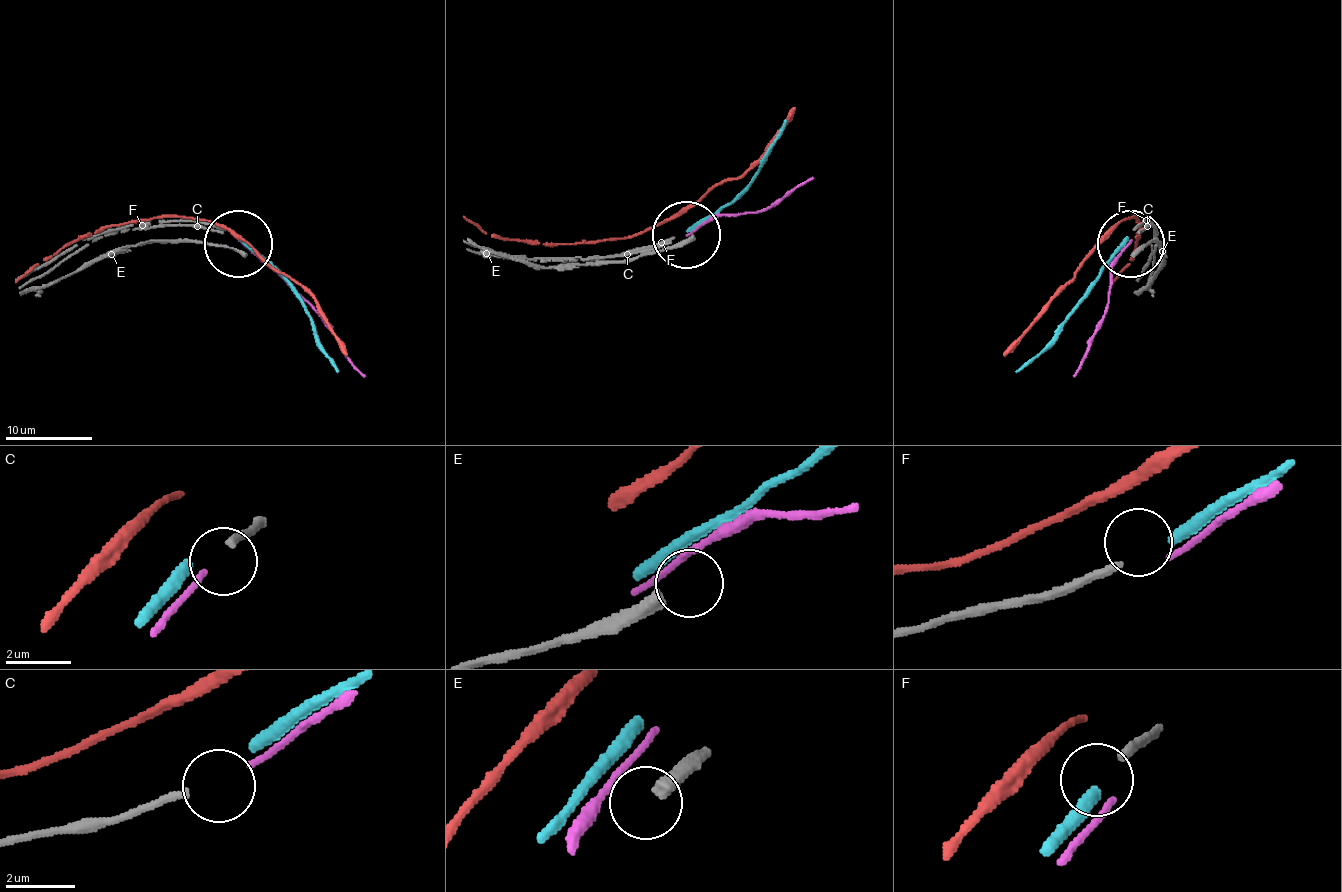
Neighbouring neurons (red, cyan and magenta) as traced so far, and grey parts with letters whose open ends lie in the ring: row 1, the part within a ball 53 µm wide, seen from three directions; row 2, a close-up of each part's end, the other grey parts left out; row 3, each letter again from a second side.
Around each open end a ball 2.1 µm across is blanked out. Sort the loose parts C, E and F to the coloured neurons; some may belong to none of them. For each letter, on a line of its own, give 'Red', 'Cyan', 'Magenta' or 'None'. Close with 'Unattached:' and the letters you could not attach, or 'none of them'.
C: Magenta
E: None
F: Cyan
Unattached: E

